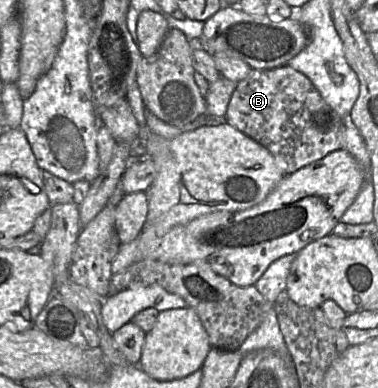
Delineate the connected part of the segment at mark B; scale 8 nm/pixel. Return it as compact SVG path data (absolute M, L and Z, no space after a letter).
M287 64L269 70L251 68L231 96L225 122L266 147L285 175L344 147L341 118L323 100L312 82Z

